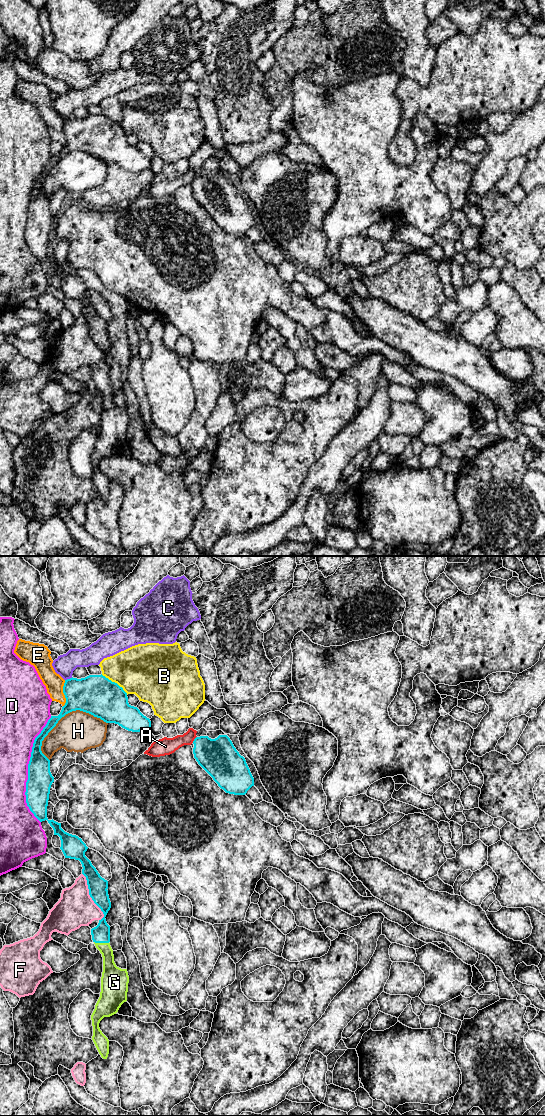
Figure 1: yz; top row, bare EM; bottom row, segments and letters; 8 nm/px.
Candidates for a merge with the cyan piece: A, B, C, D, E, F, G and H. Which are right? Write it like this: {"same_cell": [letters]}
{"same_cell": ["G"]}

